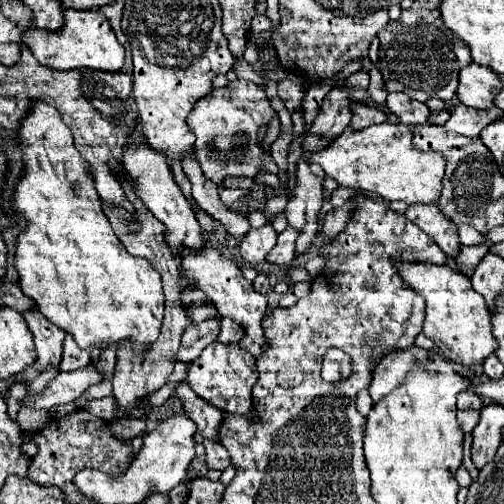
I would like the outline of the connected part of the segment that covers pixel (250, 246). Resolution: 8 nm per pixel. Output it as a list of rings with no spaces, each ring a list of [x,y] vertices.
[[[265,225],[261,229],[251,229],[243,239],[241,239],[241,259],[249,265],[263,263],[269,251],[277,243],[277,233],[271,225]]]

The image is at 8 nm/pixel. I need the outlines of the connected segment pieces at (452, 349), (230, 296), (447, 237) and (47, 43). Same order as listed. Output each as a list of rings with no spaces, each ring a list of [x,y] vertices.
[[[393,263],[401,279],[425,299],[425,325],[423,333],[435,341],[441,353],[467,367],[483,363],[487,355],[497,349],[497,341],[491,333],[491,315],[485,307],[485,299],[473,291],[469,277],[457,273],[447,265],[433,263]]]
[[[183,247],[183,251],[181,251],[181,279],[195,285],[203,293],[207,293],[207,297],[213,301],[213,305],[217,307],[217,311],[223,317],[231,317],[233,321],[237,321],[239,325],[245,327],[245,337],[239,341],[241,347],[247,347],[247,351],[253,357],[259,357],[265,351],[267,343],[263,337],[261,319],[267,311],[267,295],[257,293],[253,289],[251,281],[247,281],[243,277],[241,269],[229,257],[219,253],[215,247],[205,247],[205,249],[201,249],[201,253]]]
[[[413,203],[407,207],[405,217],[411,219],[417,227],[421,227],[449,257],[455,257],[459,251],[459,235],[457,235],[457,225],[449,223],[445,215],[441,215],[437,203],[421,205]]]
[[[63,9],[63,27],[59,31],[45,31],[33,27],[29,35],[25,35],[25,45],[31,49],[35,59],[53,69],[103,69],[103,71],[119,71],[125,61],[125,49],[119,45],[107,17],[101,9],[97,11],[73,11]]]

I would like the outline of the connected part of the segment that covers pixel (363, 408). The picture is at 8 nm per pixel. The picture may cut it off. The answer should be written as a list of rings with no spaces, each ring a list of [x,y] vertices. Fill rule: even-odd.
[[[367,389],[359,392],[356,400],[357,410],[364,416],[367,417],[369,411],[371,411],[374,405]]]

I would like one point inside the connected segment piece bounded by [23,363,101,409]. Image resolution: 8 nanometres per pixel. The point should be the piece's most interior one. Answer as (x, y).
(66, 387)

